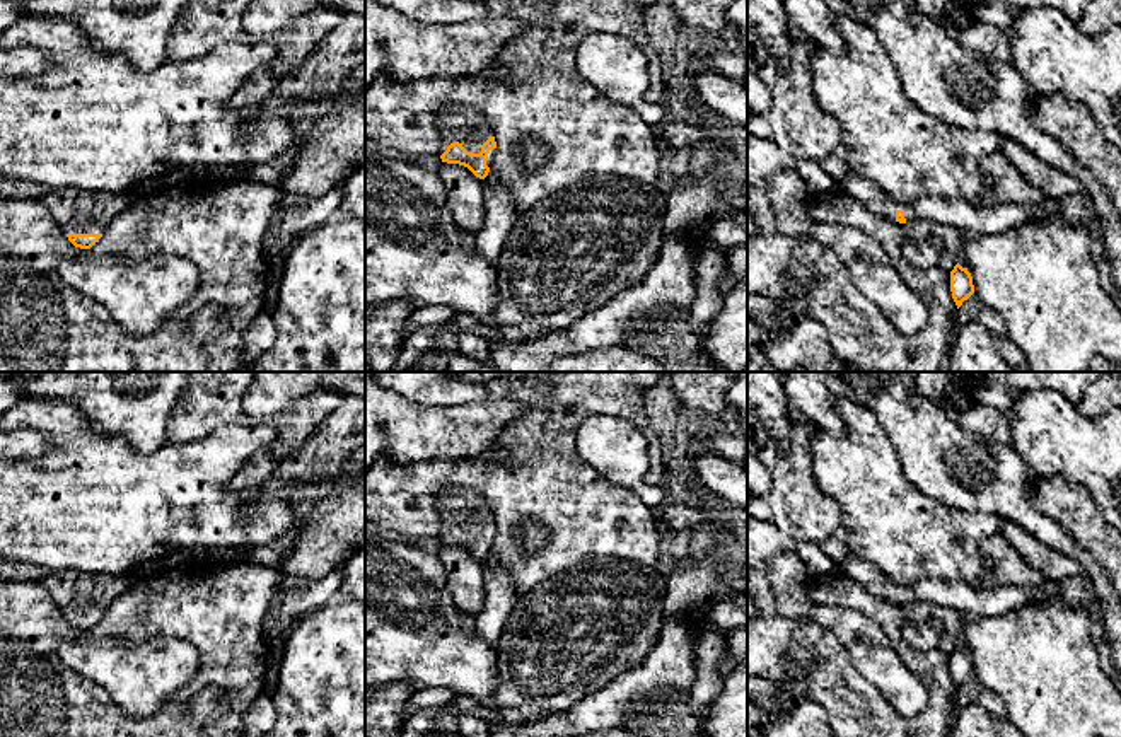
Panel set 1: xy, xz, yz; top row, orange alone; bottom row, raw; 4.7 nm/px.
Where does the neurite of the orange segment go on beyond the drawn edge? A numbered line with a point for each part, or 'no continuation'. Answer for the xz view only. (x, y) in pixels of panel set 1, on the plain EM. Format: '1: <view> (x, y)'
1: xz (459, 504)

